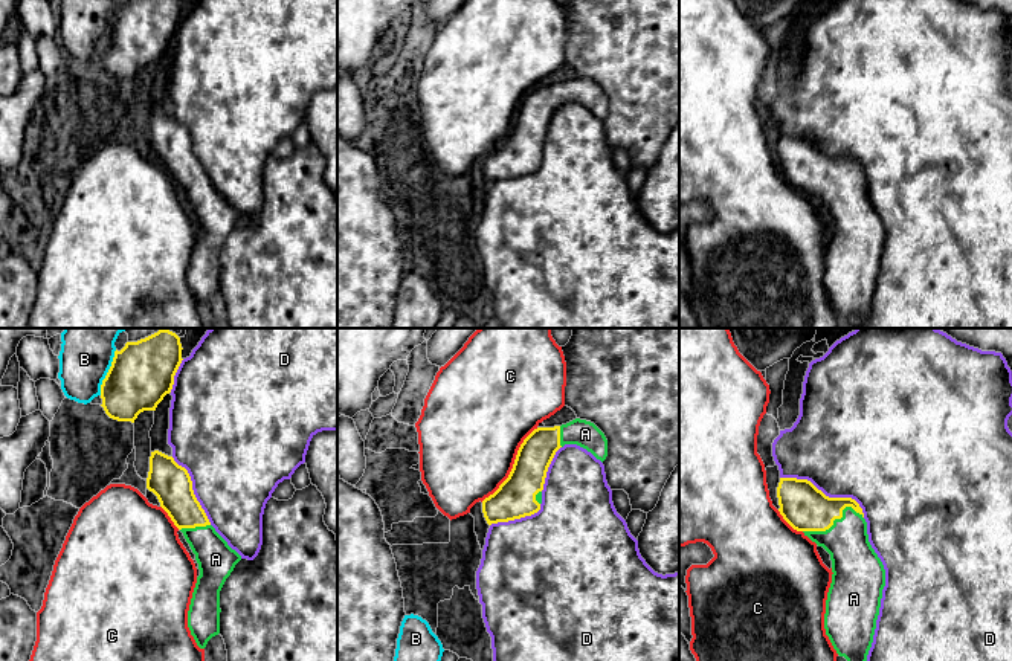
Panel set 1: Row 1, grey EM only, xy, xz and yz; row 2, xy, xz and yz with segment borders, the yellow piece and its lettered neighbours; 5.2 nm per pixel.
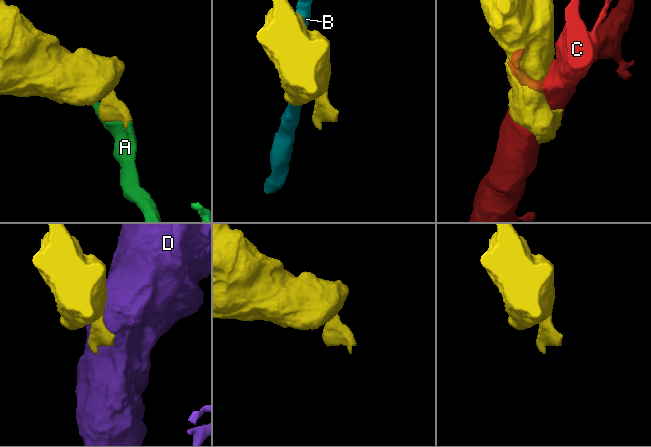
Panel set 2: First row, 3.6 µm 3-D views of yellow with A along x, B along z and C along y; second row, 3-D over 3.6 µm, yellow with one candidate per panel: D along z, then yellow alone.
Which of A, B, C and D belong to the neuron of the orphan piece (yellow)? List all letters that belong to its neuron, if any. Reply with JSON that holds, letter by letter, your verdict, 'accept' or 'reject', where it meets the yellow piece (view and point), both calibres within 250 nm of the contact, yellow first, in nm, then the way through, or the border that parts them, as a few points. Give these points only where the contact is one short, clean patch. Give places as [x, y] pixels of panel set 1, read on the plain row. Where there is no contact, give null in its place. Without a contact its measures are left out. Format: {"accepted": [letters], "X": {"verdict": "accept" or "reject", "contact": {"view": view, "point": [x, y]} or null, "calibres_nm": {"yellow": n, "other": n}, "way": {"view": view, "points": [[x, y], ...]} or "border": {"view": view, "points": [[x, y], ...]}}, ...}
{"accepted": ["A"], "A": {"verdict": "accept", "contact": {"view": "yz", "point": [834, 177]}, "calibres_nm": {"yellow": 240, "other": 240}}, "B": {"verdict": "reject", "contact": {"view": "xy", "point": [107, 31]}, "calibres_nm": {"yellow": 340, "other": 260}, "border": {"view": "xy", "points": [[116, 8], [99, 52]]}}, "C": {"verdict": "reject", "contact": {"view": "xz", "point": [513, 124]}, "calibres_nm": {"yellow": 200, "other": 500}}, "D": {"verdict": "reject", "contact": {"view": "yz", "point": [825, 153]}, "calibres_nm": {"yellow": 240, "other": 480}}}

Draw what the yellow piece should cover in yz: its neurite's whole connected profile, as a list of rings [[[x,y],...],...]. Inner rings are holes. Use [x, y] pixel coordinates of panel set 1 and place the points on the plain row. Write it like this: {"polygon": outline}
{"polygon": [[[780,136],[777,145],[778,169],[783,177],[797,189],[803,189],[812,200],[823,205],[832,218],[832,241],[826,258],[824,287],[833,307],[844,314],[850,328],[861,328],[867,319],[873,301],[876,278],[879,273],[882,247],[885,244],[885,227],[872,206],[867,192],[867,180],[862,166],[852,156],[829,156],[807,137]]]}

